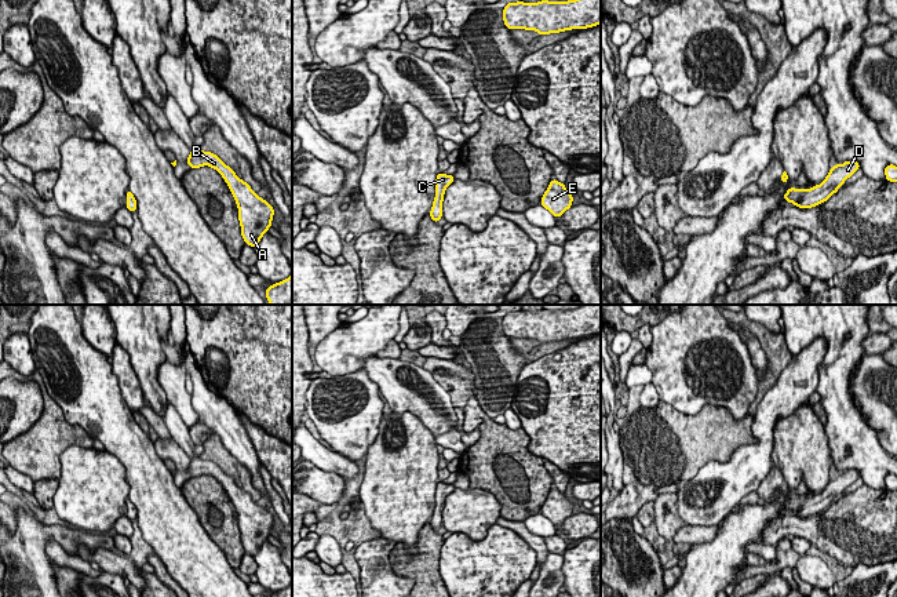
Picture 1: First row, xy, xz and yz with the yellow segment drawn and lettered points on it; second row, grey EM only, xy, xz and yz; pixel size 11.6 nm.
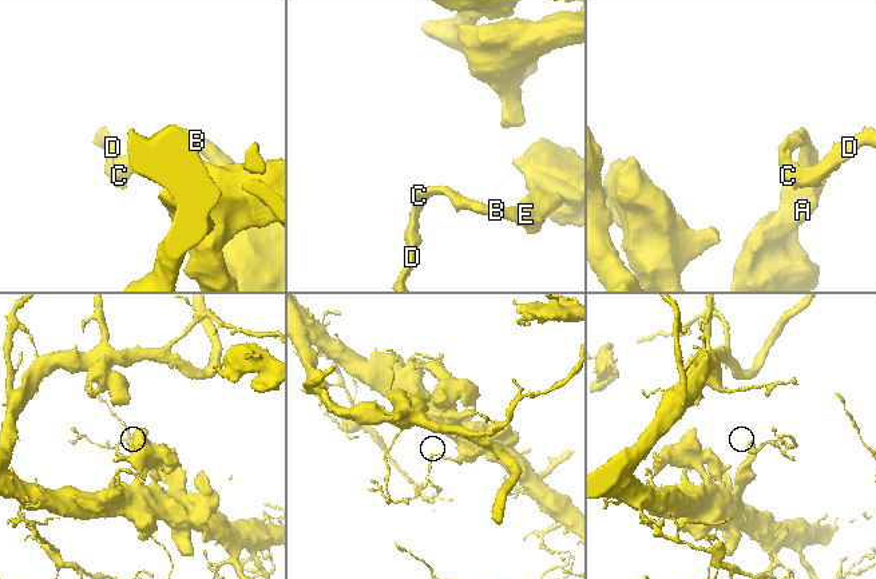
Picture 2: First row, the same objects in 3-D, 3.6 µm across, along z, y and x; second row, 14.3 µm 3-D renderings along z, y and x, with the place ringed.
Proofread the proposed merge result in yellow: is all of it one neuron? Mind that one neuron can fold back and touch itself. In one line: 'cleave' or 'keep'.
keep

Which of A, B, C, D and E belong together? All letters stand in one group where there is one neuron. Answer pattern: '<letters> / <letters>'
A B C D E

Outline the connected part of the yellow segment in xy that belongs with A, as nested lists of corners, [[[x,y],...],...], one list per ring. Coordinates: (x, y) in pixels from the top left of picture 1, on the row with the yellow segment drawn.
[[[194,149],[190,150],[186,163],[192,168],[209,165],[223,176],[238,207],[243,239],[255,248],[262,236],[271,226],[274,215],[273,207],[254,193],[251,186],[241,181],[216,154]]]

